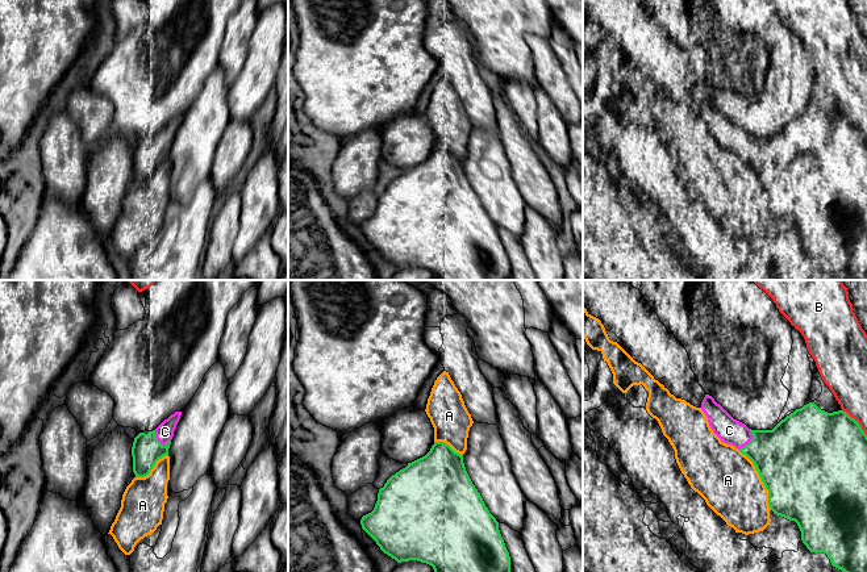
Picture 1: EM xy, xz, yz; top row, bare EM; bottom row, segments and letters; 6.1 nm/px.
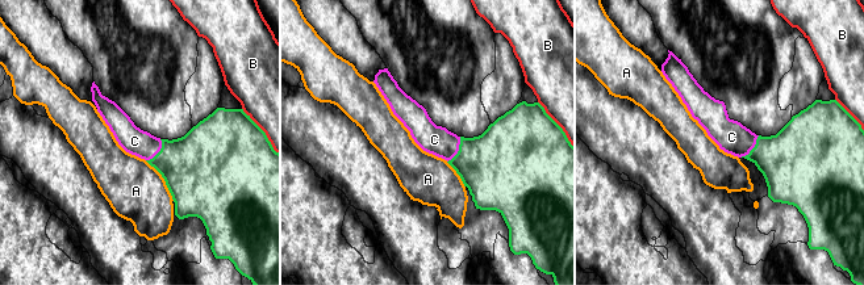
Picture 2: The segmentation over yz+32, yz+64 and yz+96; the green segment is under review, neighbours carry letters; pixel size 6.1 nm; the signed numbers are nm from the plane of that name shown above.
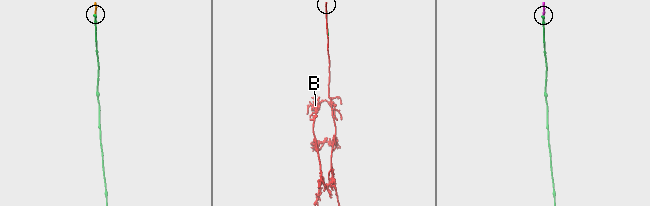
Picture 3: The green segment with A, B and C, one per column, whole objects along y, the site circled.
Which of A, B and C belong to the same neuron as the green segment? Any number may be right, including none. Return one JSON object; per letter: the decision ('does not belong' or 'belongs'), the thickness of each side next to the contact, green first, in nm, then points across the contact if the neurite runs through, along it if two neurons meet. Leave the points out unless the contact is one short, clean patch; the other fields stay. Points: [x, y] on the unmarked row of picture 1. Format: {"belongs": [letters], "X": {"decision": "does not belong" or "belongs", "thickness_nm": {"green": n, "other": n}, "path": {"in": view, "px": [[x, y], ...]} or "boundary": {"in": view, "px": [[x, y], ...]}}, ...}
{"belongs": ["C"], "A": {"decision": "does not belong", "thickness_nm": {"green": 500, "other": 380}}, "B": {"decision": "does not belong", "thickness_nm": {"green": 480, "other": 220}}, "C": {"decision": "belongs", "thickness_nm": {"green": 180, "other": 110}, "path": {"in": "xy", "px": [[146, 155], [158, 146], [165, 137]]}}}

